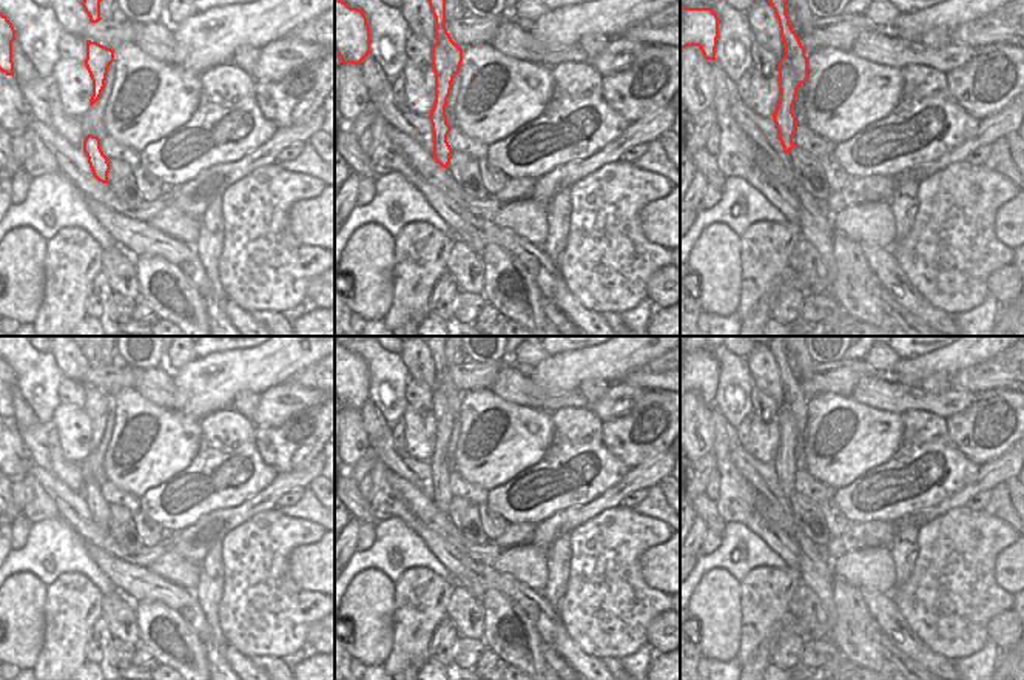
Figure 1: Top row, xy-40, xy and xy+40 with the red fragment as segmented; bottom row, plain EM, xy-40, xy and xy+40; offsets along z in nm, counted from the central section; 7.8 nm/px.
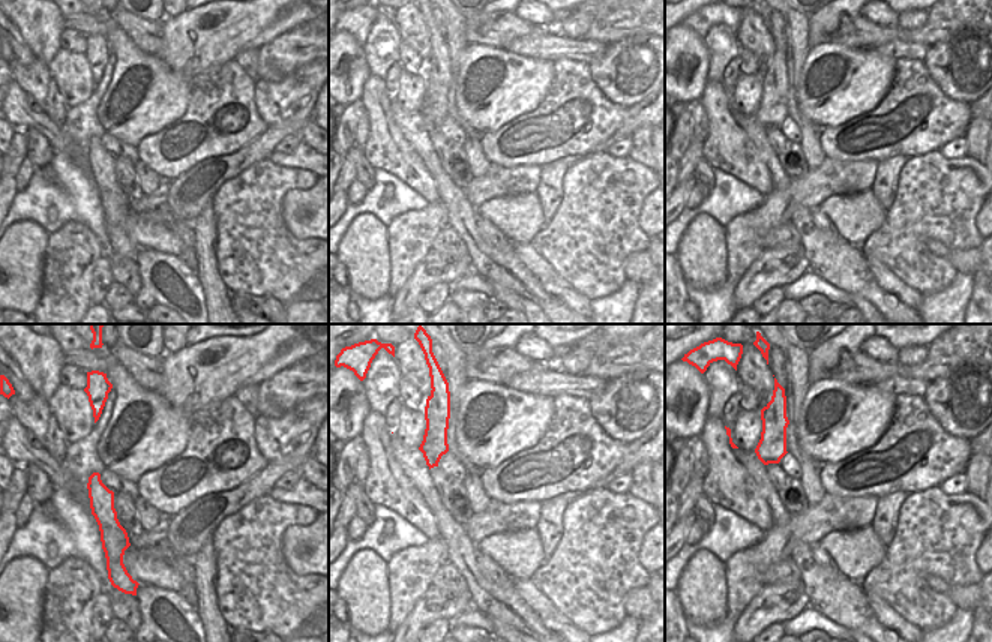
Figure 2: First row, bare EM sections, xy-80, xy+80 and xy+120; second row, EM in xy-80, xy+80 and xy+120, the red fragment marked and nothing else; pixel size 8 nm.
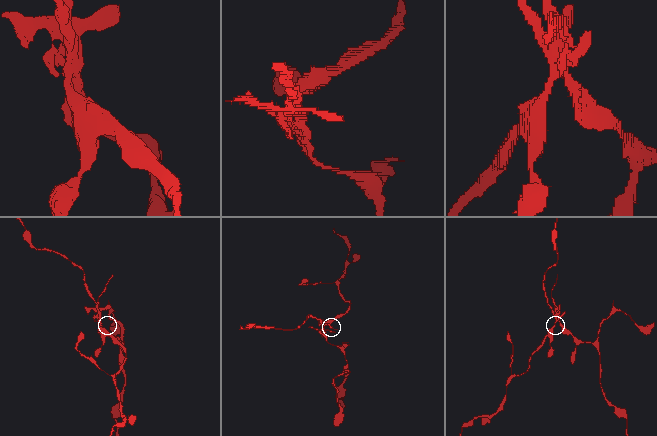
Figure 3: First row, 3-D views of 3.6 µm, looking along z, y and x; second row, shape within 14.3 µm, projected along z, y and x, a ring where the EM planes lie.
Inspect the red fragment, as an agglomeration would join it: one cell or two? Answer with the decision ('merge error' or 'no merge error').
merge error

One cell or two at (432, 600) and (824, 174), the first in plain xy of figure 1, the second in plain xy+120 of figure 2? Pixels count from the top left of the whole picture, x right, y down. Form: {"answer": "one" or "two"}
{"answer": "one"}

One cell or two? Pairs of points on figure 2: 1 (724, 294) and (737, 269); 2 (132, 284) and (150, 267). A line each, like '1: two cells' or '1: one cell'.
1: two cells
2: two cells

